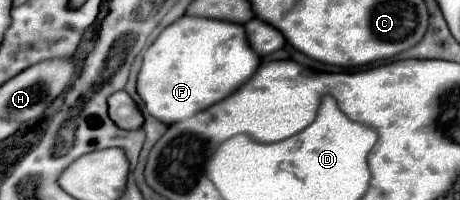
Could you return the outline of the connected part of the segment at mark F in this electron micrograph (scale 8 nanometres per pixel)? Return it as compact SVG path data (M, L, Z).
M182 16L164 28L154 44L144 52L136 92L150 116L164 124L174 124L230 96L246 80L250 80L258 62L260 58L246 44L242 24Z

